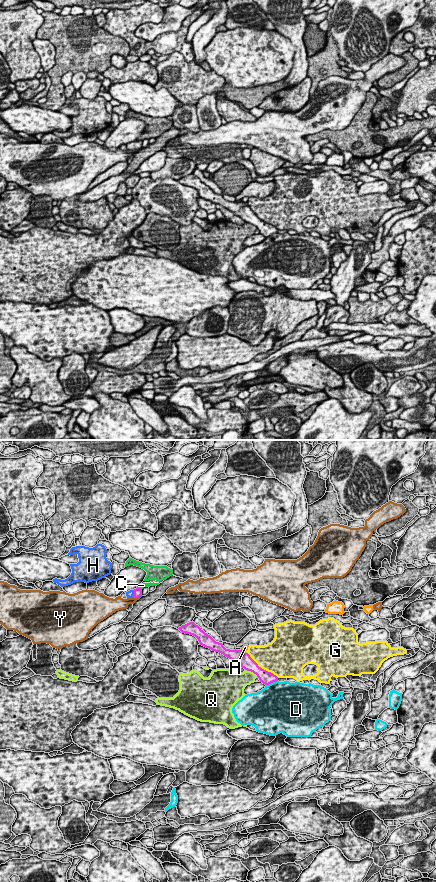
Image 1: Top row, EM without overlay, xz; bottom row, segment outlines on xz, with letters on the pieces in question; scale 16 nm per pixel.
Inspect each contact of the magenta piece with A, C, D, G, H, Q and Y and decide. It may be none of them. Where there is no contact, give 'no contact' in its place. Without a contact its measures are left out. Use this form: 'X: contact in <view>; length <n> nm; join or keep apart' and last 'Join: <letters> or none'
A: contact in xz; length 80 nm; keep apart
C: contact in xz; length 90 nm; keep apart
D: contact in xz; length 200 nm; keep apart
G: contact in xz; length 650 nm; keep apart
H: contact in xz; length 130 nm; join
Q: contact in xz; length 240 nm; keep apart
Y: contact in xz; length 120 nm; keep apart
Join: H

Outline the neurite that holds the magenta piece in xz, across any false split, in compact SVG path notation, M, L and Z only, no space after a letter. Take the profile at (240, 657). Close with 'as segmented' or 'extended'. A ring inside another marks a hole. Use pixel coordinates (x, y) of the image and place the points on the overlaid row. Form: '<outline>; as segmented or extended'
M189 622L185 625L182 625L178 629L182 633L195 636L198 639L200 645L211 649L212 651L223 654L227 658L239 664L245 670L253 672L263 684L269 685L278 681L278 677L276 675L259 667L258 664L244 650L226 649L222 643L216 642L194 622Z; as segmented

